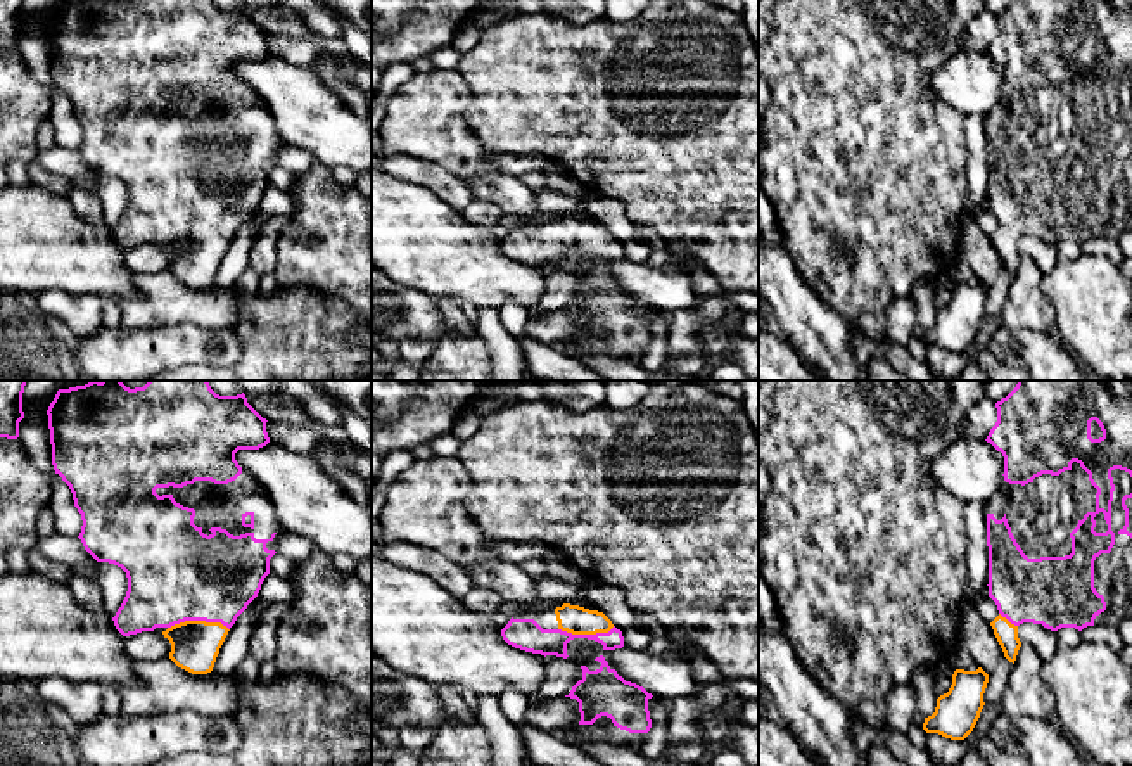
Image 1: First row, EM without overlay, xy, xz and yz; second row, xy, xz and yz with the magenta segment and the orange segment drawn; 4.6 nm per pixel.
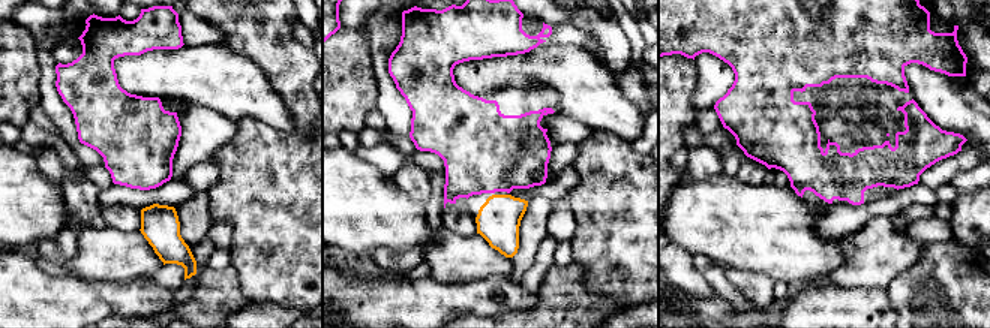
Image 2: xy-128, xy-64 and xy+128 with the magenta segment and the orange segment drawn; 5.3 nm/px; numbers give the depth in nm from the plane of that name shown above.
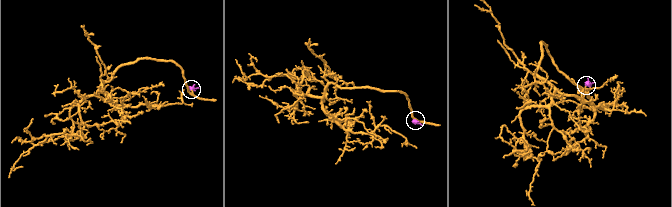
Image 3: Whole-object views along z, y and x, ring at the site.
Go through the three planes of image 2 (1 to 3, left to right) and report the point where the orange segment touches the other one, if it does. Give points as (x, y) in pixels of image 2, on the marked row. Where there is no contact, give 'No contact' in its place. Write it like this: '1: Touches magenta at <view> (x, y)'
1: No contact
2: No contact
3: No contact

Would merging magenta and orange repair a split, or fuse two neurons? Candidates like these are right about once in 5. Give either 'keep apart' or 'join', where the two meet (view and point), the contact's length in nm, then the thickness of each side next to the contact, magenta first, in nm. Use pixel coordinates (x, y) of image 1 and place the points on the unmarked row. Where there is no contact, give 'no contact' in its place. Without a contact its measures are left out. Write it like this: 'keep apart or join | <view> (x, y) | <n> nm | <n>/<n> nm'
join | xy (199, 232) | 280 nm | 460/220 nm

